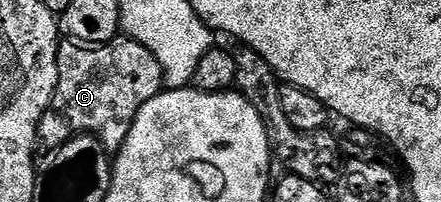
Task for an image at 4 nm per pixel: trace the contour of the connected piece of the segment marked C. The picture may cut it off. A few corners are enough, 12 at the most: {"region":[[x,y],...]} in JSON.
{"region":[[60,39],[38,143],[95,136],[114,154],[164,88],[133,39]]}

